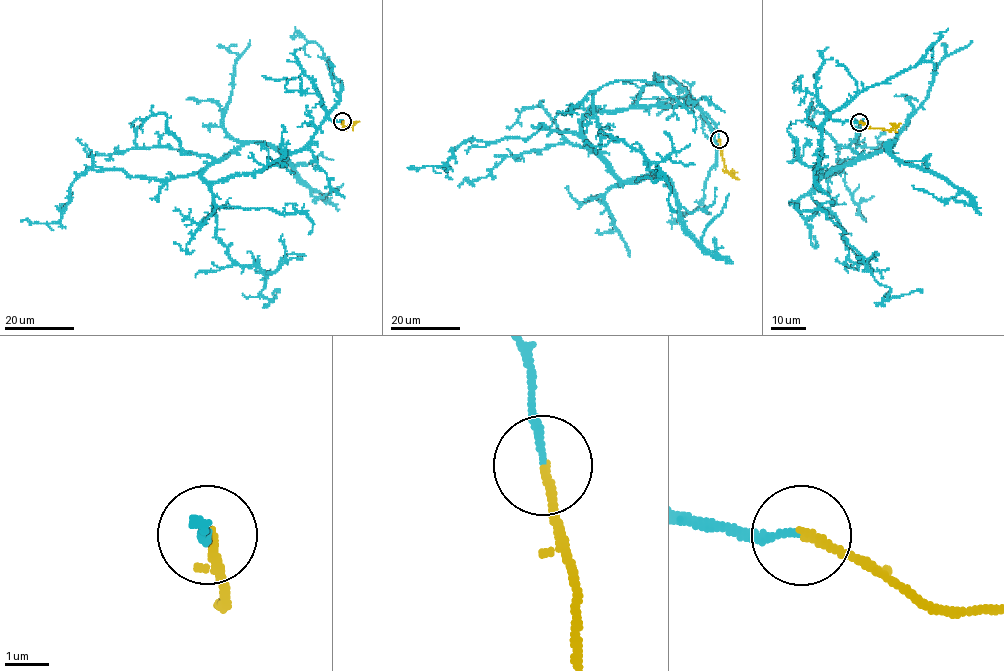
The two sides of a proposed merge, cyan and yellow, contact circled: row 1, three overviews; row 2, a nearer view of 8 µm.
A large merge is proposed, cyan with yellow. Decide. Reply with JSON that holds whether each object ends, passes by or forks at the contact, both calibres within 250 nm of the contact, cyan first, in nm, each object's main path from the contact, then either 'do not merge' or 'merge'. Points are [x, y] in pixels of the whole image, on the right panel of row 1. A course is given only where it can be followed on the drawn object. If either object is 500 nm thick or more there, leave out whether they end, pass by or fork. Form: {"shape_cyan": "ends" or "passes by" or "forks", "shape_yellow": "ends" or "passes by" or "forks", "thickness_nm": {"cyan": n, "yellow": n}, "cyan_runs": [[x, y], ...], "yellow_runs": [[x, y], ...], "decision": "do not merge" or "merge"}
{"shape_cyan": "ends", "shape_yellow": "ends", "thickness_nm": {"cyan": 160, "yellow": 180}, "cyan_runs": [[859, 122], [822, 124], [820, 176], [890, 141], [895, 157], [959, 189], [939, 200], [911, 186]], "yellow_runs": [[859, 122], [870, 128], [890, 130], [897, 125], [890, 124]], "decision": "merge"}

